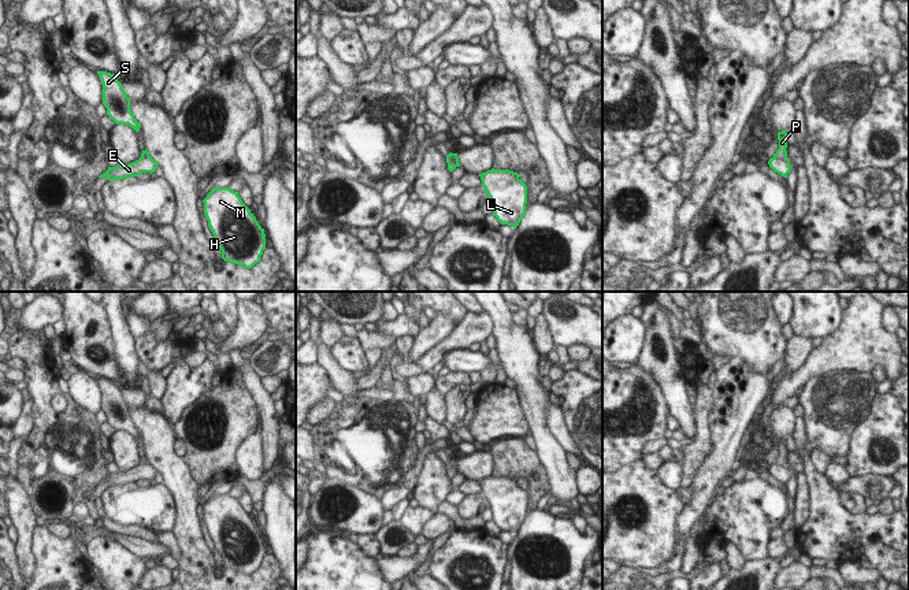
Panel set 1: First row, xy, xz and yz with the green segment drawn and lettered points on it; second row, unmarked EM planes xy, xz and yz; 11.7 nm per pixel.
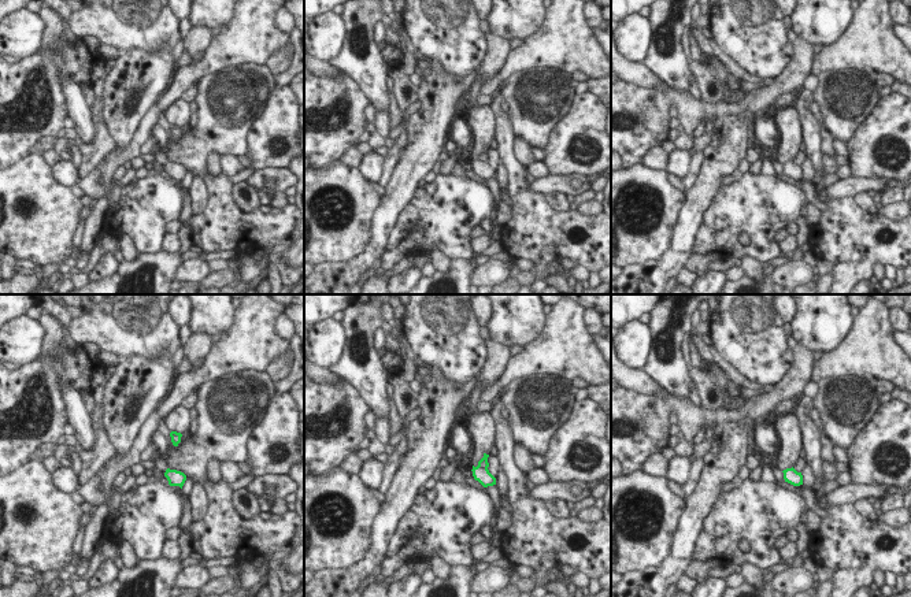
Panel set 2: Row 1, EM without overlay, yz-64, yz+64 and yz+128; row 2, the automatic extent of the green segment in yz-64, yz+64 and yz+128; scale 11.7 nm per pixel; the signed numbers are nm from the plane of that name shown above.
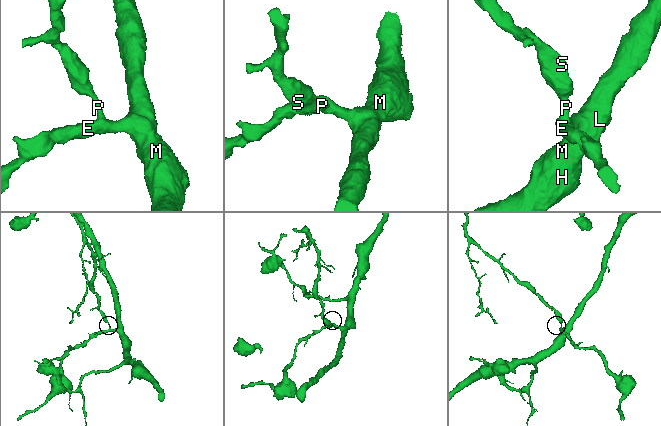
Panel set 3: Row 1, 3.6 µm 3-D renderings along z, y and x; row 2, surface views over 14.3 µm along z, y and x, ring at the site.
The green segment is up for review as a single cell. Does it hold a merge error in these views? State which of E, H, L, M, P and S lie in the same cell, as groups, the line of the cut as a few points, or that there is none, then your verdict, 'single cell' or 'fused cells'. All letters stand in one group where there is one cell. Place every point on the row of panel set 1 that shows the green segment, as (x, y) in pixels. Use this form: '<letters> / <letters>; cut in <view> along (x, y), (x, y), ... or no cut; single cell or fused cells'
E H L M / P S; cut in yz along (774, 156), (789, 163); fused cells

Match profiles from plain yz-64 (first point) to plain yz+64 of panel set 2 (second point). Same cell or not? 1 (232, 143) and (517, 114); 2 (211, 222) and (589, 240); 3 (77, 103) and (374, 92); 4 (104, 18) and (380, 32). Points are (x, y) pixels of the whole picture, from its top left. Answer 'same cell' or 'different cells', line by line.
1: same cell
2: same cell
3: same cell
4: different cells

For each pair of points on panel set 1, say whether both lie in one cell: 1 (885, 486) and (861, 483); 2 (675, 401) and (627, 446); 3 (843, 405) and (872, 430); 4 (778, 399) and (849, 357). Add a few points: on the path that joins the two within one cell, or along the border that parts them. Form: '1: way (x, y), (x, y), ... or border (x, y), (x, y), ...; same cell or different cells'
1: way (879, 486), (867, 486); same cell
2: border (656, 378), (670, 412); different cells
3: border (878, 394), (871, 412), (850, 438), (850, 451); different cells
4: way (796, 381), (822, 359), (831, 357); same cell

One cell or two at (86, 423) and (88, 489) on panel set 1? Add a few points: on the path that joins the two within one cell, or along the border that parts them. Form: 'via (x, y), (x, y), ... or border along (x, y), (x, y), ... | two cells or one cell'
via (86, 440), (91, 452), (91, 472) | one cell

